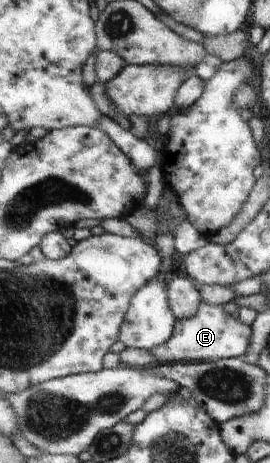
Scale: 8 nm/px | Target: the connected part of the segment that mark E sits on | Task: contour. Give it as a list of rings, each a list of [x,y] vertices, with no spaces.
[[[202,301],[200,311],[194,317],[178,320],[175,333],[164,345],[148,350],[155,364],[180,362],[205,362],[217,359],[242,358],[250,347],[252,326],[224,313],[223,305]]]

